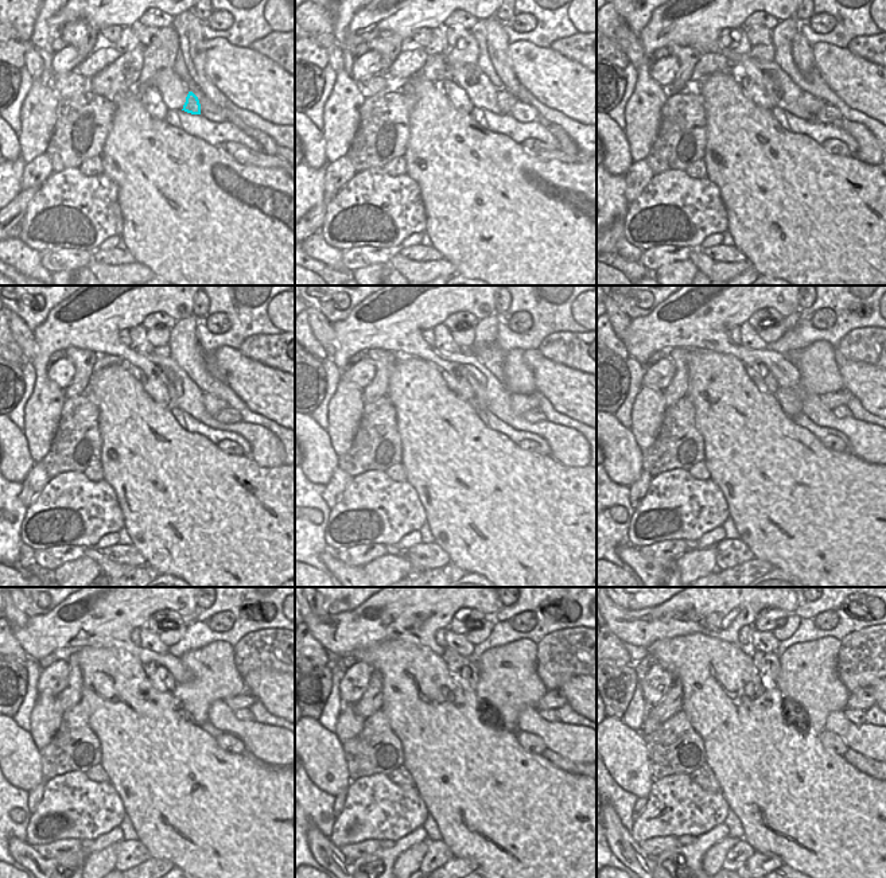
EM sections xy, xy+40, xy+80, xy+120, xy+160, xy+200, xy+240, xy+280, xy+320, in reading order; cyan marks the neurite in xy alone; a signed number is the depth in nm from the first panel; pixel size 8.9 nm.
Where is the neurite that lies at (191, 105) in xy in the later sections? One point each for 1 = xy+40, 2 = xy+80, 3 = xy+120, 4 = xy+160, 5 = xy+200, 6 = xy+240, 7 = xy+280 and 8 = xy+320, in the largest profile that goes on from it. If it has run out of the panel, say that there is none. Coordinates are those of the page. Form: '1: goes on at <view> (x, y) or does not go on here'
1: goes on at xy+40 (505, 100)
2: goes on at xy+80 (811, 104)
3: goes on at xy+120 (213, 406)
4: goes on at xy+160 (520, 403)
5: goes on at xy+200 (831, 400)
6: goes on at xy+240 (244, 700)
7: goes on at xy+280 (554, 699)
8: goes on at xy+320 (863, 698)

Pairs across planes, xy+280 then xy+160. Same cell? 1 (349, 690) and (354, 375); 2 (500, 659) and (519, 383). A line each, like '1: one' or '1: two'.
1: one
2: one

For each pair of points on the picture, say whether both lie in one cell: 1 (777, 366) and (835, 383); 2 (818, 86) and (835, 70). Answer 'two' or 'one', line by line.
1: two
2: two

